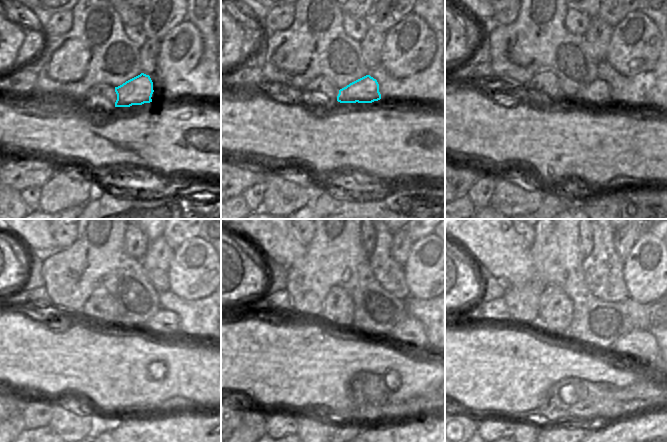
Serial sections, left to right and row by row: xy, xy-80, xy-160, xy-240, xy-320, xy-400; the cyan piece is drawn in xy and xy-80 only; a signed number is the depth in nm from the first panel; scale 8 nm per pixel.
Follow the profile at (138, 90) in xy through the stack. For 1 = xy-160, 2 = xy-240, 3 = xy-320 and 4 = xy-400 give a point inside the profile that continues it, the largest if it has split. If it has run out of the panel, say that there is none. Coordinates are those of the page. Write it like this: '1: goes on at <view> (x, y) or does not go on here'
1: goes on at xy-160 (598, 92)
2: goes on at xy-240 (164, 322)
3: goes on at xy-320 (405, 336)
4: goes on at xy-400 (639, 344)

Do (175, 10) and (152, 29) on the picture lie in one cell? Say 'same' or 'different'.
same

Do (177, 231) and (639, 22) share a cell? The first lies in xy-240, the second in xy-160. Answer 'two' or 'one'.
two

